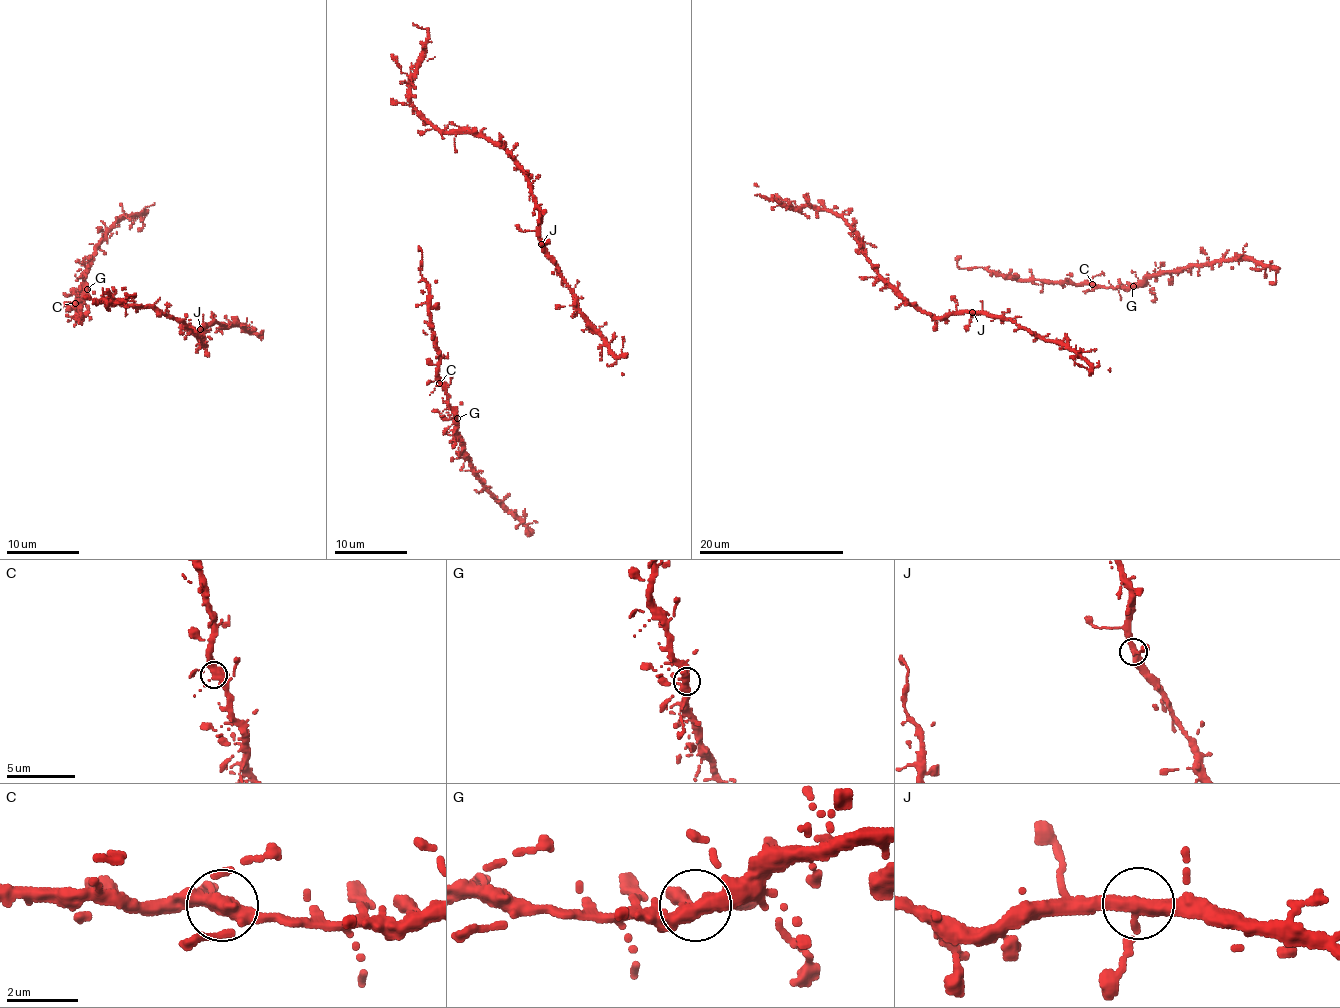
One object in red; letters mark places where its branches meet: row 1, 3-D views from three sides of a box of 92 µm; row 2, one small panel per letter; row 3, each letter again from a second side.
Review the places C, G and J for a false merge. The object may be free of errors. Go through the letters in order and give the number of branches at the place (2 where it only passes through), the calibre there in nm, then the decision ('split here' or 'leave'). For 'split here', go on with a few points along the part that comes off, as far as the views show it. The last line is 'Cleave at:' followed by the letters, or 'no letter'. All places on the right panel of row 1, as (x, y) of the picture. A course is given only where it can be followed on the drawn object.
C: branches 3; calibre 360 nm; leave
G: branches 3; calibre 360 nm; leave
J: branches 3; calibre 360 nm; leave
Cleave at: no letter

